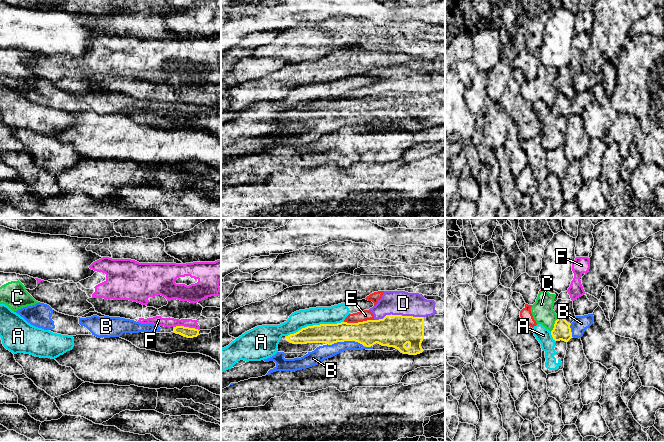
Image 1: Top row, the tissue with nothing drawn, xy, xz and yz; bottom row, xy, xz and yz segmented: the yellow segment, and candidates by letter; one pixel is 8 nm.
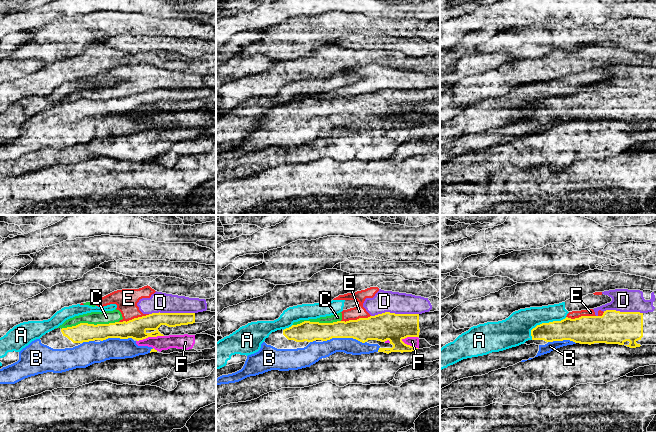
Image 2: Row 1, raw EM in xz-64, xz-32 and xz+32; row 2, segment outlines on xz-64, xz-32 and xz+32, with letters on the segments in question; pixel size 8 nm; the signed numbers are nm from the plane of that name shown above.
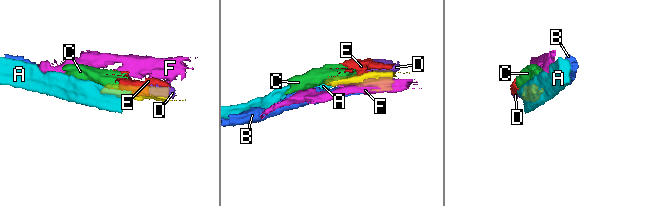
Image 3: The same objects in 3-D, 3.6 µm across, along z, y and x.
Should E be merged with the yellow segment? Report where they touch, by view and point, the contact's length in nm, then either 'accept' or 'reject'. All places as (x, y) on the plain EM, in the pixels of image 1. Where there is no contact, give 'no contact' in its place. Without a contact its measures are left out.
xz (359, 98) | 240 nm | reject

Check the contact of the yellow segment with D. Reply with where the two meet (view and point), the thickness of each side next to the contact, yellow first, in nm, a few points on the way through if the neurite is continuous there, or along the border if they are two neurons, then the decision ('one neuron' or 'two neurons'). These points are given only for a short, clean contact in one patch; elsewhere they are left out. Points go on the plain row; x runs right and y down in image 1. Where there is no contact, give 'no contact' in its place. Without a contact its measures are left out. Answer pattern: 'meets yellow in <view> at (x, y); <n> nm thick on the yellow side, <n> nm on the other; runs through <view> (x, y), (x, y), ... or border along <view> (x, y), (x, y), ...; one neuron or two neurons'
meets yellow in xz at (399, 91); 260 nm thick on the yellow side, 190 nm on the other; border along xz (423, 92), (386, 90), (382, 94), (375, 96); two neurons

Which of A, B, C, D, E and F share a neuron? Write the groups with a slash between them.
A / B / C D E / F

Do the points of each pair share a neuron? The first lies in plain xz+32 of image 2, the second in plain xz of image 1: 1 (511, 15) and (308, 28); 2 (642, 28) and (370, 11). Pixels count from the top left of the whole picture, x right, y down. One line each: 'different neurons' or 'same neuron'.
1: different neurons
2: different neurons

